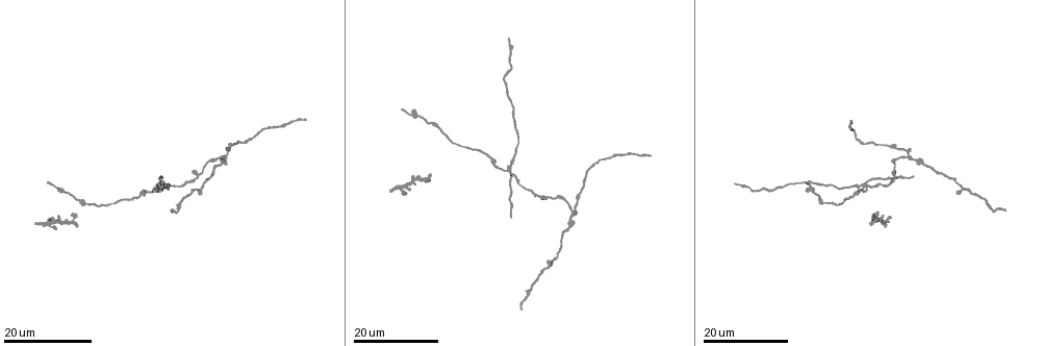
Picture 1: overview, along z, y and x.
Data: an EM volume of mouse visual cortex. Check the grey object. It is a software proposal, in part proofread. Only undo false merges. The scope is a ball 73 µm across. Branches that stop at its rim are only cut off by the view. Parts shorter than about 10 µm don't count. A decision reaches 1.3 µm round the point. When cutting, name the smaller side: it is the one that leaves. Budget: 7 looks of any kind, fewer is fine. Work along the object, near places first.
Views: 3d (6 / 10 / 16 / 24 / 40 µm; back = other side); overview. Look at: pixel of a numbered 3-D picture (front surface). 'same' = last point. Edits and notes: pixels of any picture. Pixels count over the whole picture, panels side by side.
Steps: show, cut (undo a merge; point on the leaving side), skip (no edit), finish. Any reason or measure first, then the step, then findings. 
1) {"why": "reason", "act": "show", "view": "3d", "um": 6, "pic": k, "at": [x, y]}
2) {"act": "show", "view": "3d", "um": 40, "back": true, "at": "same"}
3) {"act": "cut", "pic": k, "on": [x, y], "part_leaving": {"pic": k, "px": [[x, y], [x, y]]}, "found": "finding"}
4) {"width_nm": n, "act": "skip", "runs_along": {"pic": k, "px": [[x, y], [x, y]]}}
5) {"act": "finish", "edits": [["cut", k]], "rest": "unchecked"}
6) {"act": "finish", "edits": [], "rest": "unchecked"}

{"why": "arms part here", "act": "show", "view": "3d", "um": 24, "pic": 1, "at": [228, 155]}

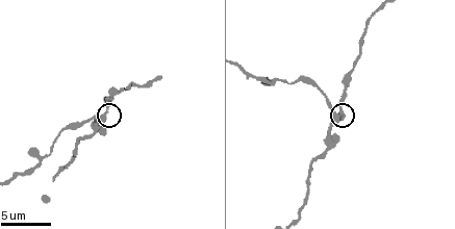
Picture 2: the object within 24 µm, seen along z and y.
{"why": "closer look", "act": "show", "view": "3d", "um": 10, "pic": 2, "at": [106, 114]}

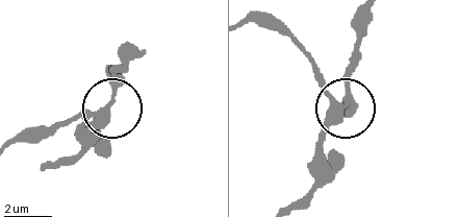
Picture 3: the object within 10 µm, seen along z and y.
{"width_nm": 300, "act": "skip", "runs_along": {"pic": 3, "px": [[249, 24], [278, 30], [341, 106], [343, 74]]}, "found": "continuous, no second neuron"}

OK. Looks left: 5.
{"why": "sudden change in width", "act": "show", "view": "3d", "um": 24, "pic": 1, "at": [272, 128]}

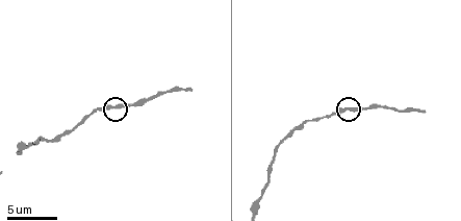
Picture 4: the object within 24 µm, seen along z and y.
{"act": "show", "view": "3d", "um": 10, "pic": 4, "at": [352, 108]}

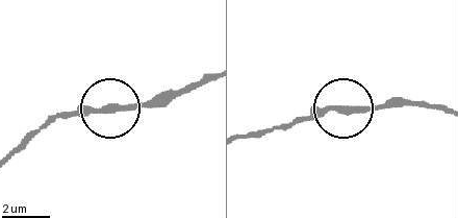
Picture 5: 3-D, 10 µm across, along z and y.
{"act": "skip", "runs_along": {"pic": 5, "px": [[248, 135], [337, 111], [401, 104]]}, "found": "all the same neuron"}

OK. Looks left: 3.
{"why": "thin arm on a thick one", "act": "show", "view": "3d", "um": 16, "pic": 2, "at": [41, 160]}

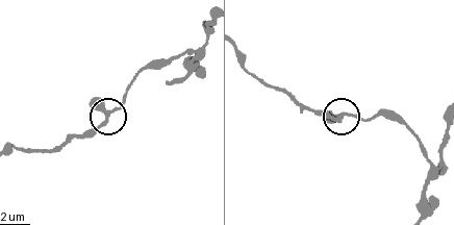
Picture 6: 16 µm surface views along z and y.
{"why": "other side", "act": "show", "view": "3d", "um": 16, "back": true, "pic": 6, "at": [107, 113]}

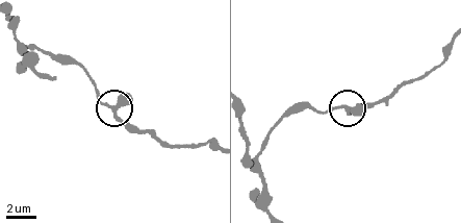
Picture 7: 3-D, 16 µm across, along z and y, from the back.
{"width_nm": 280, "act": "skip", "found": "continuous, no second neuron"}

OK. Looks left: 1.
{"act": "finish", "edits": [], "rest": "unchecked"}

